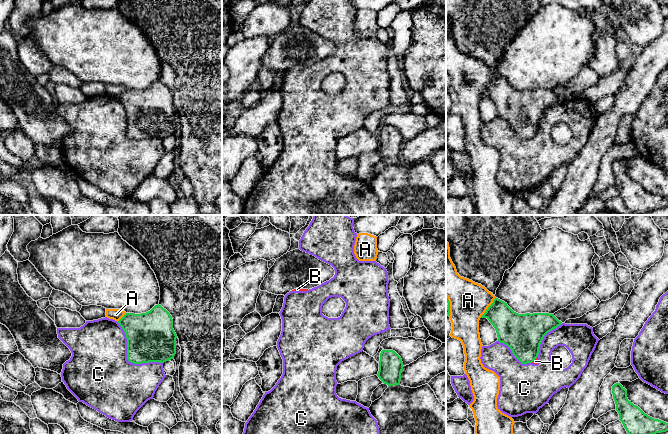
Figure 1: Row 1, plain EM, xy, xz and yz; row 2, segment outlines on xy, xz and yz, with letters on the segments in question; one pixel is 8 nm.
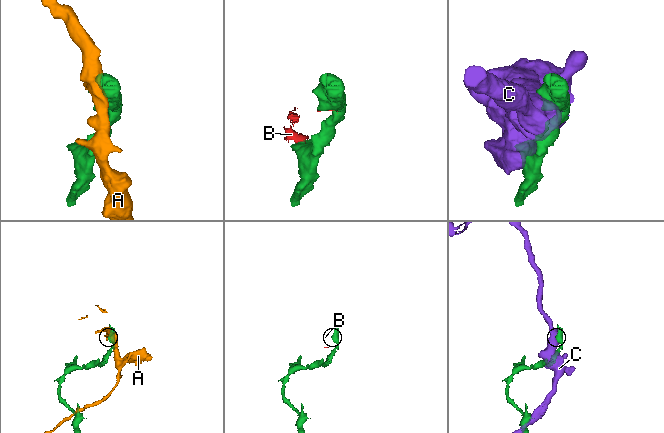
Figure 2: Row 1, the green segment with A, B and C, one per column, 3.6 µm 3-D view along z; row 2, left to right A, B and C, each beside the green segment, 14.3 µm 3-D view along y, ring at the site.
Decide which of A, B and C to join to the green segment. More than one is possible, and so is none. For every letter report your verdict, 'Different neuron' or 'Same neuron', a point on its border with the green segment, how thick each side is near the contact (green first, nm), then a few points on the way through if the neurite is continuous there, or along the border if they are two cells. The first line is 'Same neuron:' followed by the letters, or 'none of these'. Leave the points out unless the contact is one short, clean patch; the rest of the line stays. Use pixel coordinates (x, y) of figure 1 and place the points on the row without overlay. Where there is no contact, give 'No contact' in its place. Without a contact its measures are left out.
Same neuron: none of these
A: Different neuron. Touches green at yz (488, 83). Thickness 260 nm (green) against 300 nm
B: Different neuron. Touches green at yz (534, 135). Thickness 320 nm (green) against 40 nm. Boundary: yz (537, 132), (531, 138)
C: Different neuron. Touches green at xy (127, 134). Thickness 380 nm (green) against 480 nm

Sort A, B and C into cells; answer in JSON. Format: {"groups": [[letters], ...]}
{"groups": [["A"], ["B", "C"]]}

